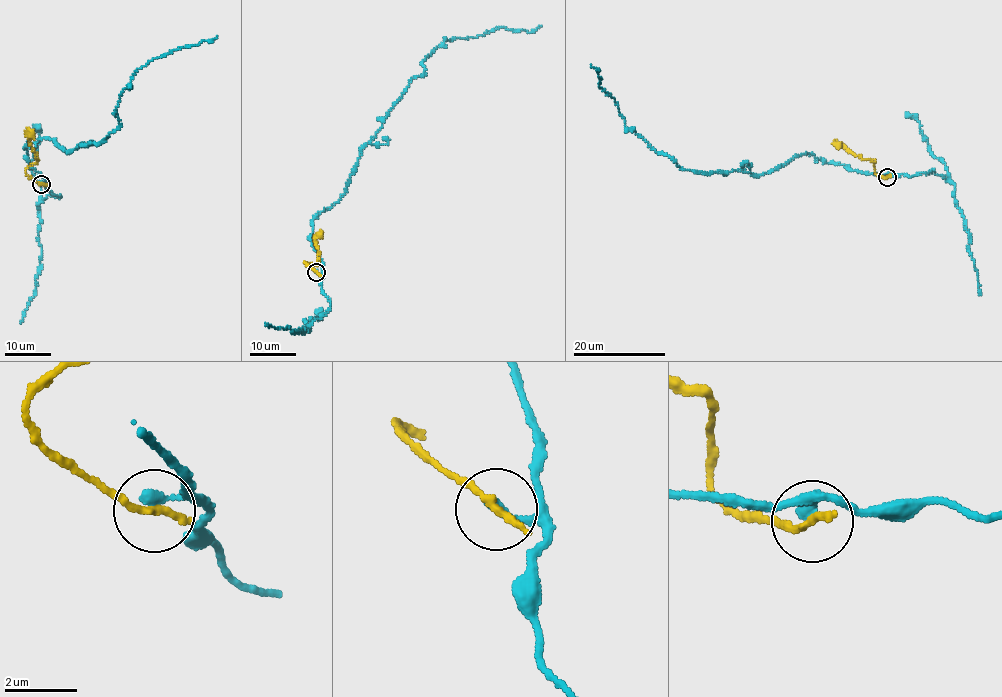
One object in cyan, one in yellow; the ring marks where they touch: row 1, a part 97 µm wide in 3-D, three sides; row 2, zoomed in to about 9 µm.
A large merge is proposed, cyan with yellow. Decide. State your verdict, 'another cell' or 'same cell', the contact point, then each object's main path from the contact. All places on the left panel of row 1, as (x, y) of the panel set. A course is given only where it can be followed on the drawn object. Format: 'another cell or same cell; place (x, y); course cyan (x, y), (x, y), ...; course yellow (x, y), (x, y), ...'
another cell; place (41, 184); course cyan (41, 183), (26, 146), (48, 137), (68, 152), (96, 144), (119, 123), (114, 110), (135, 72), (217, 36); course yellow (41, 183), (30, 179), (25, 171), (37, 161), (28, 142), (27, 130), (35, 139)

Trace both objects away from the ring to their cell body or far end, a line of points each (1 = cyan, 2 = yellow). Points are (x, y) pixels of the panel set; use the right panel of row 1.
1: (887, 176), (803, 153), (762, 174), (681, 168), (625, 127), (615, 101), (599, 85), (598, 69), (590, 65)
2: (887, 176), (880, 177), (874, 172), (872, 160), (862, 159), (841, 147)

